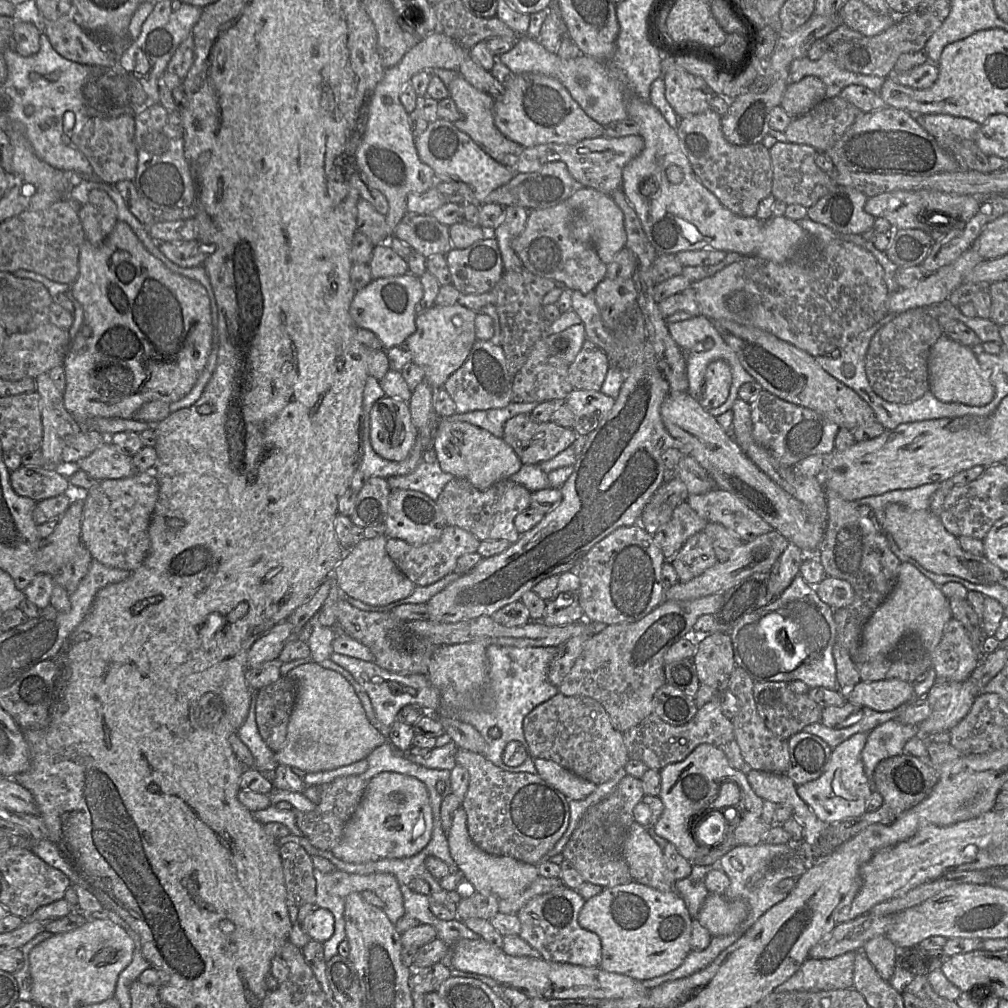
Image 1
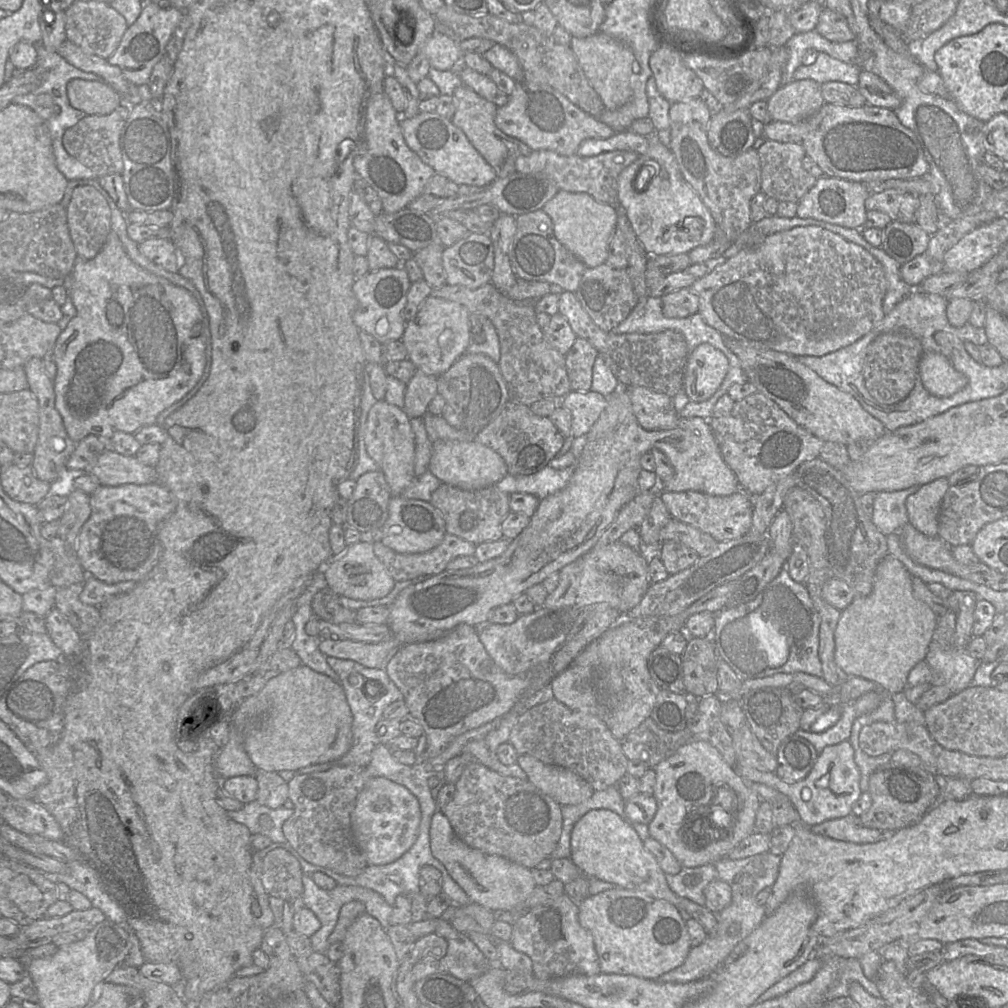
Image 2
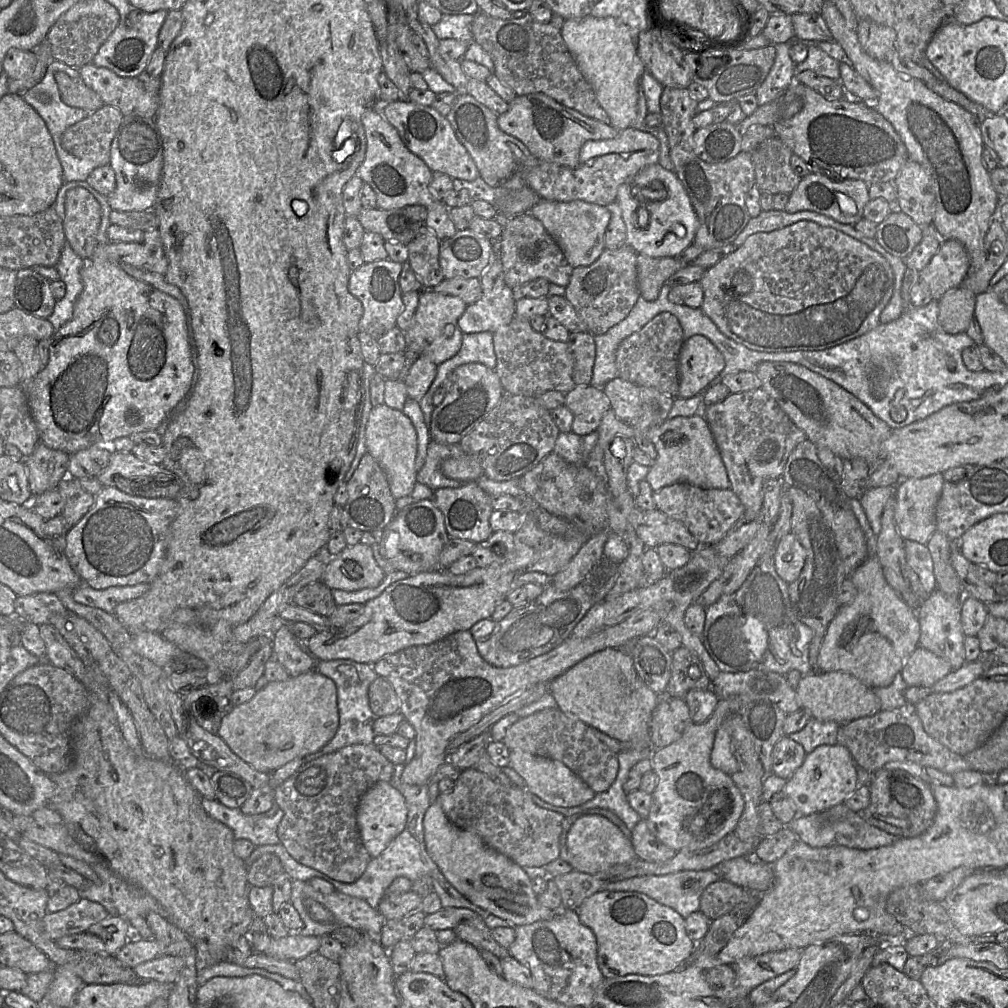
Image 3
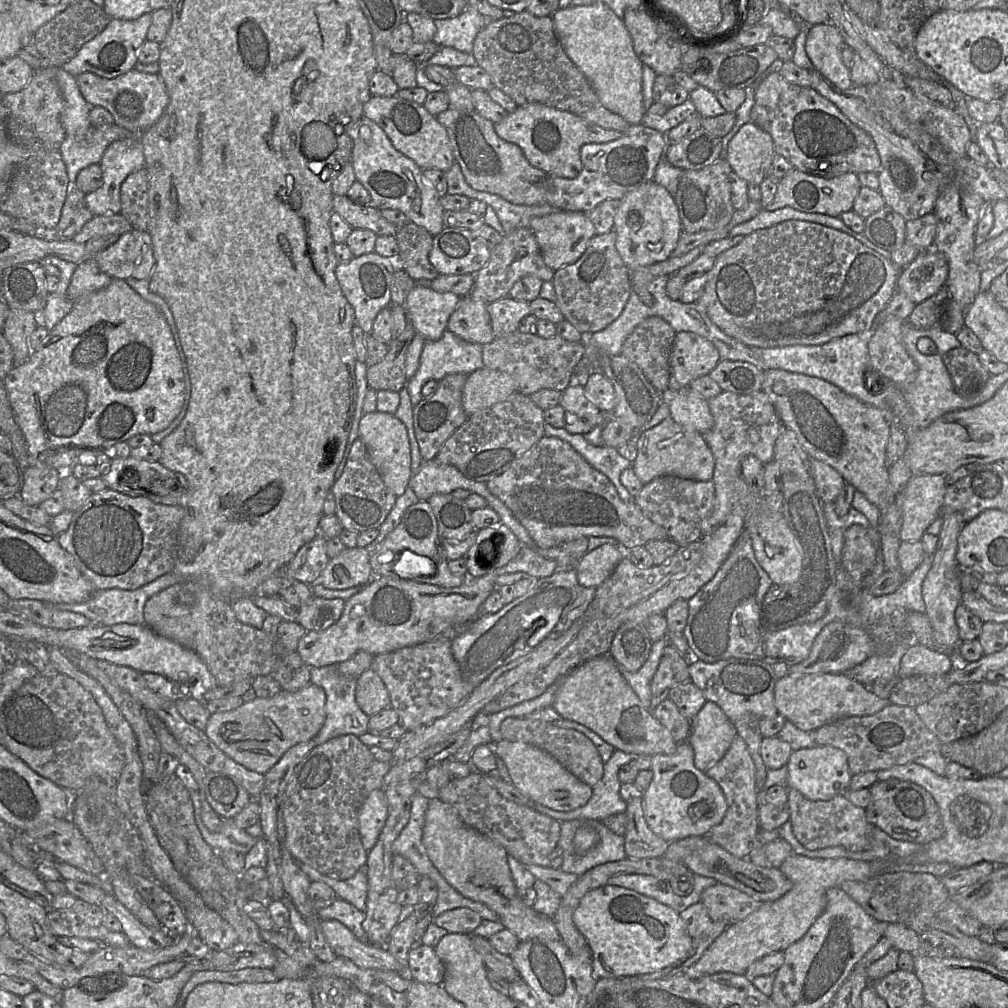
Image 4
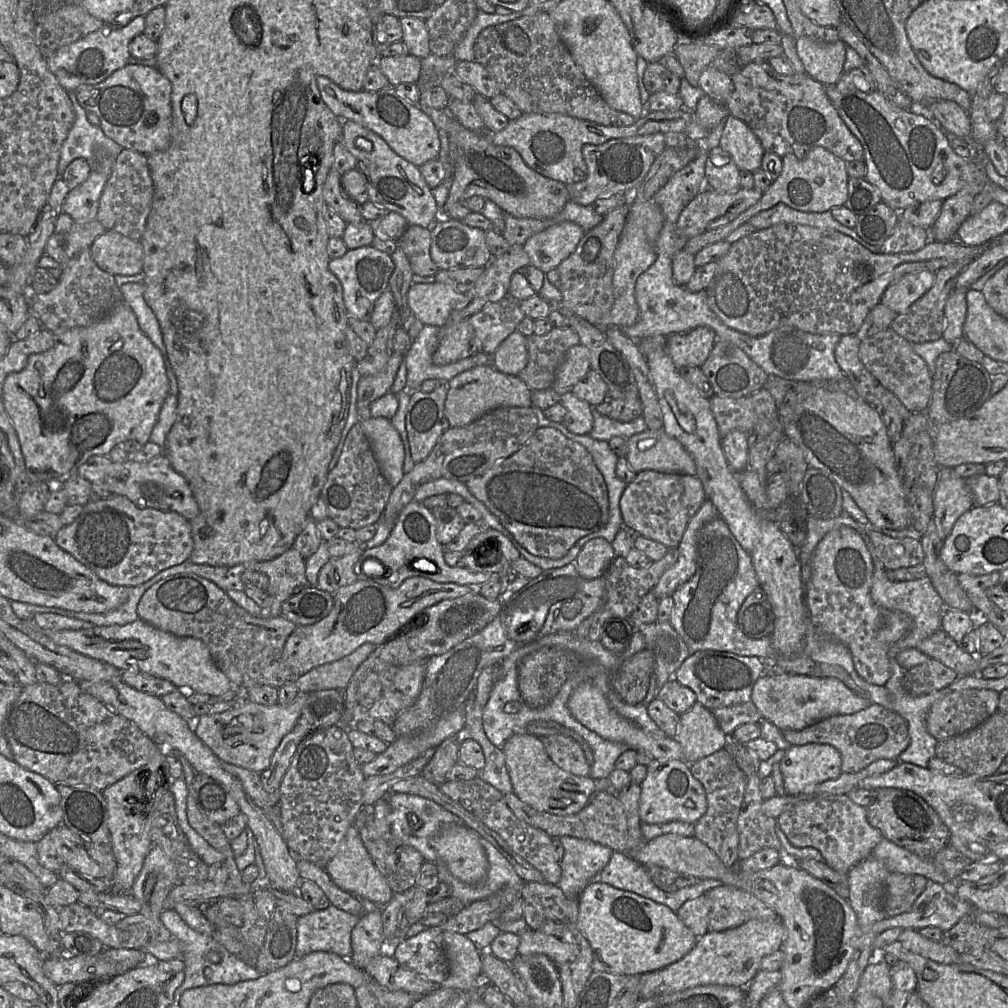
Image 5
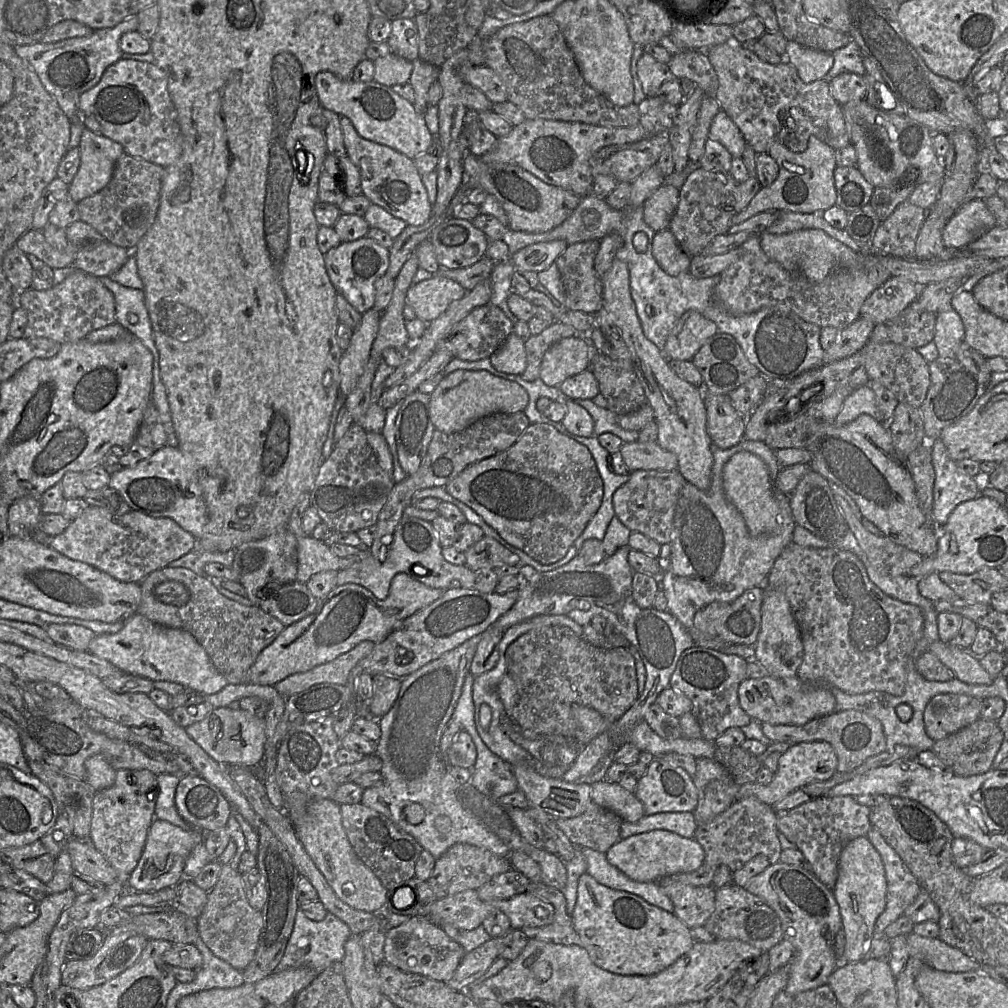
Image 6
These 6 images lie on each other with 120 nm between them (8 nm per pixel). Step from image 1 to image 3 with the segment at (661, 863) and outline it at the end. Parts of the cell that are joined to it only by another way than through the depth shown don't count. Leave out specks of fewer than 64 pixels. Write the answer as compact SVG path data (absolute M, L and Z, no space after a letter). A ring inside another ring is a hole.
M600 815L580 817L569 829L566 836L568 863L572 868L587 874L598 874L618 864L625 864L636 857L631 839L607 818Z

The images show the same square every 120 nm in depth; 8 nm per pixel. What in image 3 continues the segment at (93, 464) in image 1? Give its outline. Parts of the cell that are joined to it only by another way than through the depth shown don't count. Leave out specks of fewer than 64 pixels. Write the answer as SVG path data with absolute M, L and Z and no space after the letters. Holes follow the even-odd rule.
M113 452L108 466L97 476L103 487L115 487L130 495L141 496L133 481L162 478L170 472L160 464L148 463L131 452Z

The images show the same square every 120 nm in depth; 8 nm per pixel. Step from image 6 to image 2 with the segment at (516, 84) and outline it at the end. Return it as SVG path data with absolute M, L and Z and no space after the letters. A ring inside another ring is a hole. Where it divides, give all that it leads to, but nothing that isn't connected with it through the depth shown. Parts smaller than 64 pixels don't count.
M446 4L435 13L434 18L437 23L450 28L457 40L486 38L510 50L523 69L523 83L550 86L593 117L599 117L606 109L587 80L571 47L557 43L553 35L545 35L534 25L509 23L489 13L485 16L460 14Z

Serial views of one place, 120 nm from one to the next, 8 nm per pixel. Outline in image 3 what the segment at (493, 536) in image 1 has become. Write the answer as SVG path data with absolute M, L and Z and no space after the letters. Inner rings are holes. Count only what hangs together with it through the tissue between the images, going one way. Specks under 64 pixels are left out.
M477 482L463 483L457 488L439 488L434 491L431 500L442 512L445 528L450 538L469 540L478 544L487 540L493 530L490 526L492 497L479 487Z

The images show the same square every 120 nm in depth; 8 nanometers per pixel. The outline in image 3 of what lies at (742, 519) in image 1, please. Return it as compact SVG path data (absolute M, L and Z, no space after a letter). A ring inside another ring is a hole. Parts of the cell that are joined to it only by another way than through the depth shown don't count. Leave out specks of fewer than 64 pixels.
M675 483L653 492L656 508L680 521L701 545L722 540L745 512L745 507L731 489L703 489L688 483Z

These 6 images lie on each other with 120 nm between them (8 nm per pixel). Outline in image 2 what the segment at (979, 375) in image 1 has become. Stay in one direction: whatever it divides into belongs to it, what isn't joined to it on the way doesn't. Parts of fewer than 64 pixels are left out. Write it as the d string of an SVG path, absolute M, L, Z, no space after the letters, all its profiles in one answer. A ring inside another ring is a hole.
M924 352L919 363L919 374L925 389L937 397L949 397L963 389L967 377L958 372L943 354Z

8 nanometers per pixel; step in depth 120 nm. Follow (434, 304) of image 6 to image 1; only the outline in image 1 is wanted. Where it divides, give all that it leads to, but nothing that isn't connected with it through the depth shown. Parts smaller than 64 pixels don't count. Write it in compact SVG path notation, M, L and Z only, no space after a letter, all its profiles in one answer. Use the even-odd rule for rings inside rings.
M434 305L425 313L416 315L415 332L410 335L404 343L411 353L412 361L422 369L425 381L433 390L442 388L449 376L460 368L467 359L470 350L476 341L475 317L477 313L480 312L475 312L461 305Z

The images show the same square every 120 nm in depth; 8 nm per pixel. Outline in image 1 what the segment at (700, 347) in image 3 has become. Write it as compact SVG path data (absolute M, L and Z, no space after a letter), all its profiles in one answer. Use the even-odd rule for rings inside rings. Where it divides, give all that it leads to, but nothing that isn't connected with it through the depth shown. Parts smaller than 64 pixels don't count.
M724 360L711 362L699 390L699 404L706 410L721 406L729 395L732 383L730 366Z

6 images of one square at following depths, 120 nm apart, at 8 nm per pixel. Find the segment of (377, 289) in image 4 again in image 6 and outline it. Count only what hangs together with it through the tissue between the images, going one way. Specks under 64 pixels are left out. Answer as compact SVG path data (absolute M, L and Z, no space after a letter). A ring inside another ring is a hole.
M366 236L351 242L341 242L330 249L324 254L324 263L333 286L356 311L363 314L374 307L376 282L389 267L389 249Z

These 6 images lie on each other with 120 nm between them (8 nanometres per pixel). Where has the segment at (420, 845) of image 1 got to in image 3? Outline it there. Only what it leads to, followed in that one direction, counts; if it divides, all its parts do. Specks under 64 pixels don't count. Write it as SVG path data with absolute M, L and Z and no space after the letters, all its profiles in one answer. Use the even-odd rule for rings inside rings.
M379 781L361 796L356 812L357 825L362 842L372 858L380 856L392 840L404 830L407 814L404 796L389 782Z

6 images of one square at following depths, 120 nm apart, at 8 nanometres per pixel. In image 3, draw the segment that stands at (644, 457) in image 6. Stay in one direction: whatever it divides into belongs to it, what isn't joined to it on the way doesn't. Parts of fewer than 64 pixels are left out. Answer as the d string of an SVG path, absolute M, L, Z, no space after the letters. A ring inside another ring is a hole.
M701 414L684 417L677 416L667 418L662 424L651 428L646 437L653 443L657 451L657 458L649 467L649 472L646 476L646 481L651 486L653 491L657 491L663 487L675 483L688 483L703 489L729 489L730 481L722 461L720 452L713 438L712 432L706 421L706 418Z

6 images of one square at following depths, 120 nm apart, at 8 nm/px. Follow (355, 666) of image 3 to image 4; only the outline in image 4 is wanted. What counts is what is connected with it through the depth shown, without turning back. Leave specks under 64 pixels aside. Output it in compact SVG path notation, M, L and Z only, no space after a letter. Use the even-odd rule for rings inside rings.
M338 664L312 667L310 676L310 683L323 688L326 694L326 719L319 733L313 737L315 747L338 736L352 734L359 737L369 731L370 716L361 710L355 699L357 679L348 678L340 673Z

